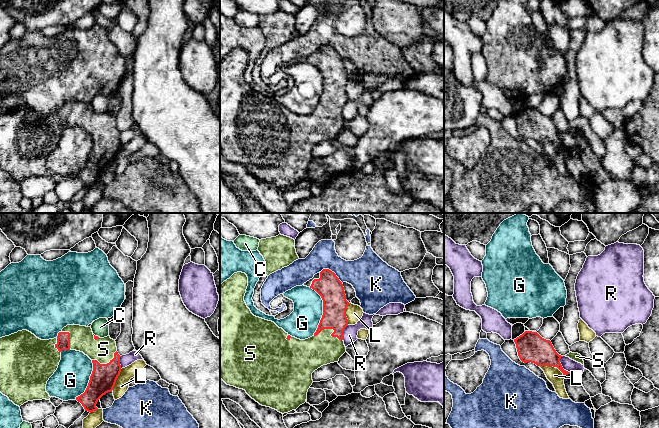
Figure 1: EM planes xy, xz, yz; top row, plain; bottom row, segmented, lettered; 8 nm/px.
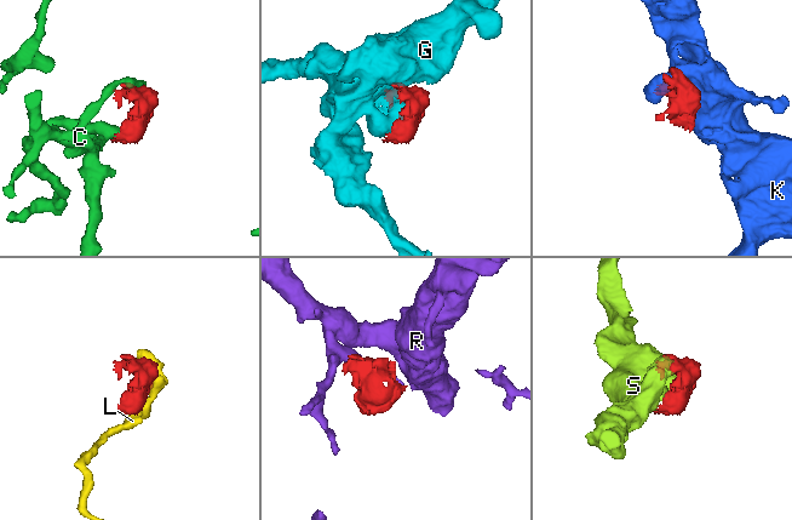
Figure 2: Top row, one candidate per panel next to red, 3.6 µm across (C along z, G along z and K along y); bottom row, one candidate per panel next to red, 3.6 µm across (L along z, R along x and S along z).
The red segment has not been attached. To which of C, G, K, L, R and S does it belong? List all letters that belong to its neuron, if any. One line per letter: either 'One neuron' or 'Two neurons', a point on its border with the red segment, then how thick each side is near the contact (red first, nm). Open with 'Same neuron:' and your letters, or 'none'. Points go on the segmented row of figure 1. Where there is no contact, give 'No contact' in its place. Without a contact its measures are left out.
Same neuron: S
C: Two neurons. Touches red at xy (96, 336). Thickness 30 nm (red) against 140 nm
G: Two neurons. Touches red at xz (323, 310). Thickness 200 nm (red) against 240 nm
K: Two neurons. Touches red at xz (331, 271). Thickness 200 nm (red) against 240 nm
L: Two neurons. Touches red at xz (345, 314). Thickness 200 nm (red) against 140 nm
R: Two neurons. Touches red at yz (561, 366). Thickness 220 nm (red) against 100 nm
S: One neuron. Touches red at xz (331, 328). Thickness 190 nm (red) against 260 nm

